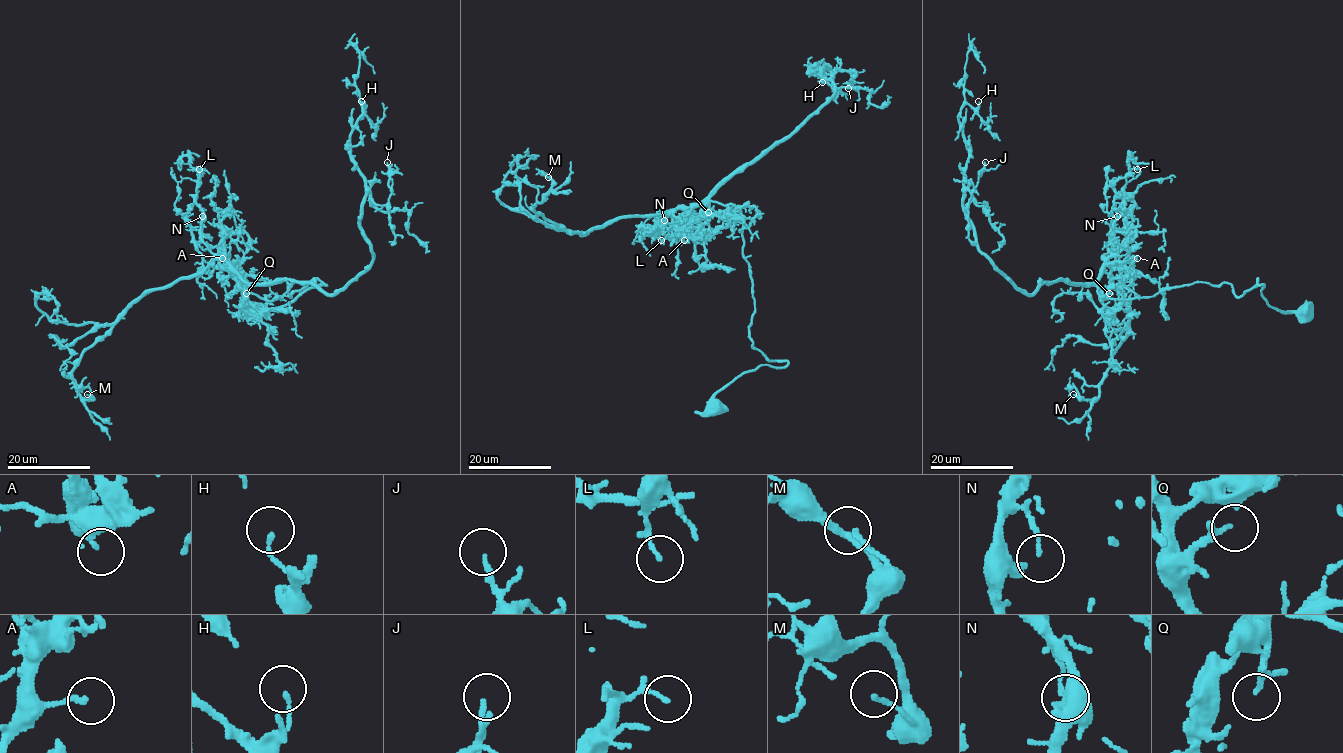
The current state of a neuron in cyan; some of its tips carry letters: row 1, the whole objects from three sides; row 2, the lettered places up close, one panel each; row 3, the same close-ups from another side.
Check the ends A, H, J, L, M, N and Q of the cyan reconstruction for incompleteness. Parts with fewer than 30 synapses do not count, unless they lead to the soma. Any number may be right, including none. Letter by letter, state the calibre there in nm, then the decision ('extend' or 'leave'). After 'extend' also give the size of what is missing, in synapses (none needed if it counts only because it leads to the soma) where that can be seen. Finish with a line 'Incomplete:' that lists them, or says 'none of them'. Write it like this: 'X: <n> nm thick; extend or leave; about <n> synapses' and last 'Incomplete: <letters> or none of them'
A: 140 nm thick; leave
H: 130 nm thick; leave
J: 150 nm thick; leave
L: 140 nm thick; leave
M: 130 nm thick; leave
N: 100 nm thick; leave
Q: 130 nm thick; extend; about 50 synapses
Incomplete: Q

